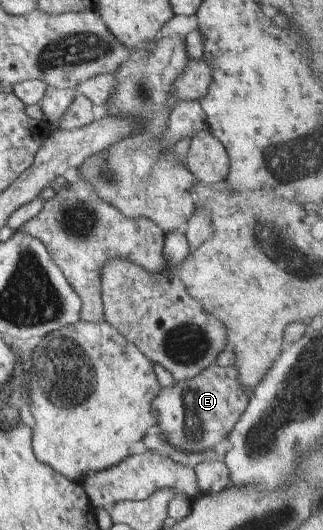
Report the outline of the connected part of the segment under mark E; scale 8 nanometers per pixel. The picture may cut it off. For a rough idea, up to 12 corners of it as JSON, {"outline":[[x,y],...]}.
{"outline":[[211,364],[151,402],[175,449],[213,450],[249,401],[235,366]]}

